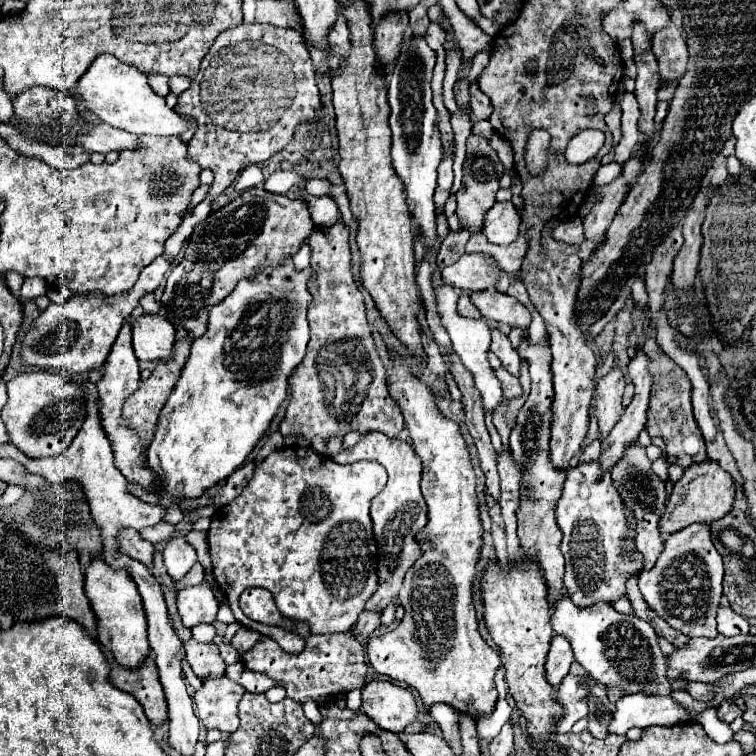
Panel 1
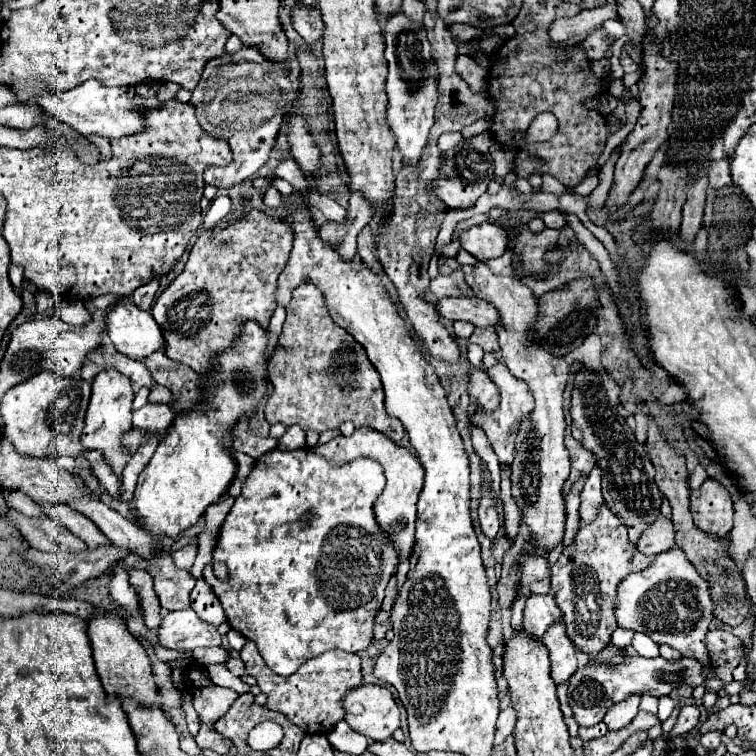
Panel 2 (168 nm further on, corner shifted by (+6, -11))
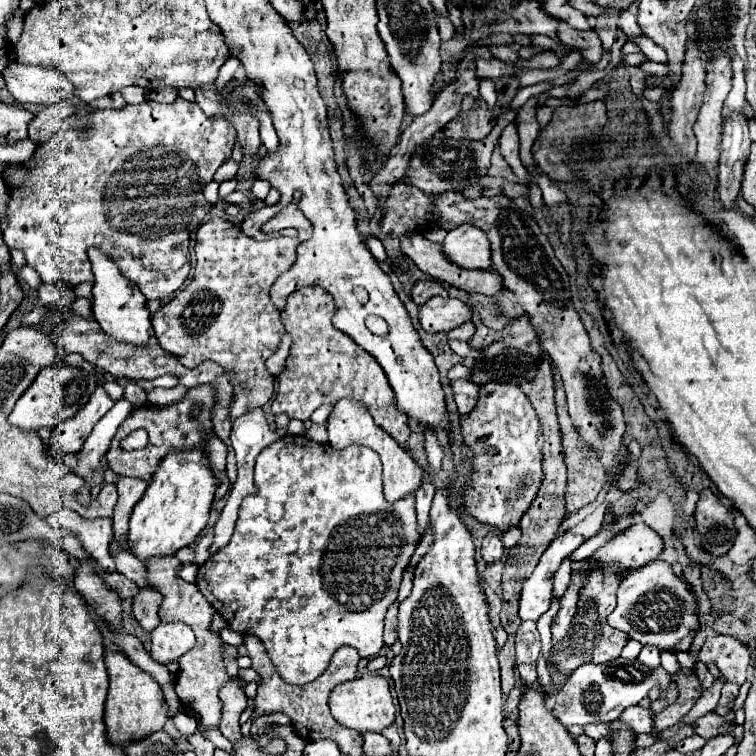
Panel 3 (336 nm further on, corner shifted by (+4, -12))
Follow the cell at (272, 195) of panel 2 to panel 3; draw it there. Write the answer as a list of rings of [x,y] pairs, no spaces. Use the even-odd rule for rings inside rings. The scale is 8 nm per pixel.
[[[255,180],[253,186],[251,186],[251,196],[253,196],[255,200],[265,200],[265,196],[269,194],[269,190],[271,190],[269,182],[265,182],[265,180]]]

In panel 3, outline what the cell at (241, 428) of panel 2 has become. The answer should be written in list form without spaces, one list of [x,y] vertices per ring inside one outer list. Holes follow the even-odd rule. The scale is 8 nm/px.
[[[219,217],[211,218],[197,230],[197,266],[191,284],[185,290],[177,292],[177,296],[169,304],[161,306],[153,314],[153,330],[161,348],[175,354],[183,366],[195,368],[209,358],[225,368],[231,384],[235,386],[231,420],[239,418],[249,408],[265,406],[273,394],[275,380],[267,374],[263,362],[279,348],[285,328],[281,322],[281,310],[275,308],[269,298],[269,288],[275,278],[287,272],[287,268],[291,268],[291,264],[295,262],[295,246],[297,238],[269,238],[263,242],[249,240],[249,236],[245,236],[239,226],[233,226],[231,222],[225,222]]]

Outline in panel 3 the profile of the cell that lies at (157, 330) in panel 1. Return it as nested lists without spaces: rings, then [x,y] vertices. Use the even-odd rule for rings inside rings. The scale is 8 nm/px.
[[[89,248],[87,256],[91,262],[91,272],[95,276],[93,306],[91,306],[93,318],[99,322],[105,334],[135,346],[145,346],[149,340],[149,328],[151,328],[151,312],[145,306],[147,304],[145,296],[131,280],[127,280],[121,274],[117,264],[101,248]]]

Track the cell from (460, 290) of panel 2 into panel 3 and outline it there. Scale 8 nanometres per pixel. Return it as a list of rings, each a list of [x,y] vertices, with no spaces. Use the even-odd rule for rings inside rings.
[[[421,278],[421,280],[417,280],[417,282],[413,284],[413,288],[411,288],[411,298],[413,298],[413,302],[415,302],[417,306],[425,304],[427,298],[437,296],[437,294],[443,296],[443,298],[449,296],[447,290],[445,290],[437,280],[431,280],[431,278]]]

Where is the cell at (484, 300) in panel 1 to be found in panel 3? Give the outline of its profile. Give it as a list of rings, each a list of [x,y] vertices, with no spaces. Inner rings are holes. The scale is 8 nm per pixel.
[[[433,296],[419,306],[419,322],[425,332],[449,332],[467,320],[471,320],[471,308],[459,298]]]

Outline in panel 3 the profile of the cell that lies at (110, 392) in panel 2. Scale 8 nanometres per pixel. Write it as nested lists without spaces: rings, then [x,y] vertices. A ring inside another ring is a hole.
[[[97,386],[93,396],[89,398],[89,402],[75,416],[63,420],[53,430],[53,438],[51,438],[51,446],[49,446],[49,456],[53,460],[57,460],[57,462],[63,462],[63,458],[67,454],[79,452],[83,442],[91,434],[93,426],[97,424],[97,420],[101,420],[109,412],[109,408],[113,404],[115,402],[107,396],[105,388]]]

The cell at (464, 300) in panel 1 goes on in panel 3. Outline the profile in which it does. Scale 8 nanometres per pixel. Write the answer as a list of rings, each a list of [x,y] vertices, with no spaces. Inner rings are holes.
[[[465,322],[465,324],[449,330],[447,336],[449,336],[449,338],[457,338],[457,340],[469,340],[469,338],[473,336],[473,332],[475,332],[475,326],[473,326],[471,322]]]

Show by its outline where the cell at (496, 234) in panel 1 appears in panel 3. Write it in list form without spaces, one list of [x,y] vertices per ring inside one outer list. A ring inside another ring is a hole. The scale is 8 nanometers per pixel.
[[[463,226],[447,234],[441,246],[445,258],[459,268],[479,268],[487,270],[491,266],[491,248],[487,246],[487,236],[479,228]]]

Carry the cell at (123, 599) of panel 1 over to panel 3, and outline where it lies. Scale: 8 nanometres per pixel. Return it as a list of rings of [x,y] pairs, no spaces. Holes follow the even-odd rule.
[[[107,650],[105,664],[109,670],[109,694],[105,704],[105,724],[109,742],[125,748],[129,742],[143,740],[153,732],[161,730],[165,720],[169,718],[169,706],[165,702],[161,686],[141,668],[131,664],[131,660],[121,652]]]

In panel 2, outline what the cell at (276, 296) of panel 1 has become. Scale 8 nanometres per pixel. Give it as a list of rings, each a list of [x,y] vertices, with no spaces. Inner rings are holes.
[[[245,321],[239,327],[241,333],[233,345],[215,353],[217,361],[211,371],[199,375],[201,401],[173,419],[149,465],[139,475],[131,509],[135,519],[153,533],[177,537],[195,525],[205,509],[227,493],[235,477],[237,465],[231,457],[233,427],[241,417],[251,419],[257,405],[269,395],[269,361],[265,359],[269,331],[253,321]]]

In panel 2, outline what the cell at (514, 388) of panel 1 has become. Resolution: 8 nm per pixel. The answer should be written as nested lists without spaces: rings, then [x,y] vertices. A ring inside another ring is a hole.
[[[469,367],[469,397],[471,397],[471,403],[479,401],[485,407],[485,411],[497,409],[499,399],[501,399],[499,389],[489,379],[489,375],[475,367]]]

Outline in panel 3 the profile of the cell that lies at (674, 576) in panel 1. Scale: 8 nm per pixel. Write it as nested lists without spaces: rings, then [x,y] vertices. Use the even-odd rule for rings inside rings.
[[[653,560],[647,566],[631,570],[623,576],[617,588],[617,608],[607,616],[607,624],[625,632],[631,640],[641,644],[653,644],[661,650],[671,650],[691,630],[699,630],[695,614],[695,596],[691,588],[675,576],[671,564]]]

